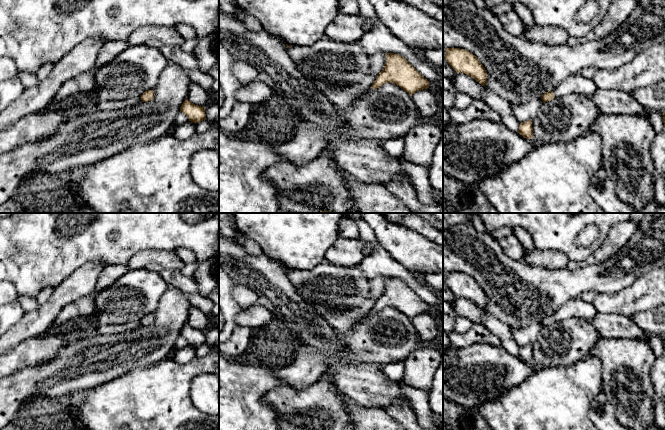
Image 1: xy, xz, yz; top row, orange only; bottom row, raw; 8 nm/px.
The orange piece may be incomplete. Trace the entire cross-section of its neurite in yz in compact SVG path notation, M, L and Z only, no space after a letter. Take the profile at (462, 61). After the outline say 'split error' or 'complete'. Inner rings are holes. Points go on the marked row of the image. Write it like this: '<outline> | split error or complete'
M446 48L445 59L457 73L464 73L474 78L482 86L487 83L485 68L471 52L460 48Z | complete

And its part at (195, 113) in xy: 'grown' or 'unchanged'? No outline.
unchanged

